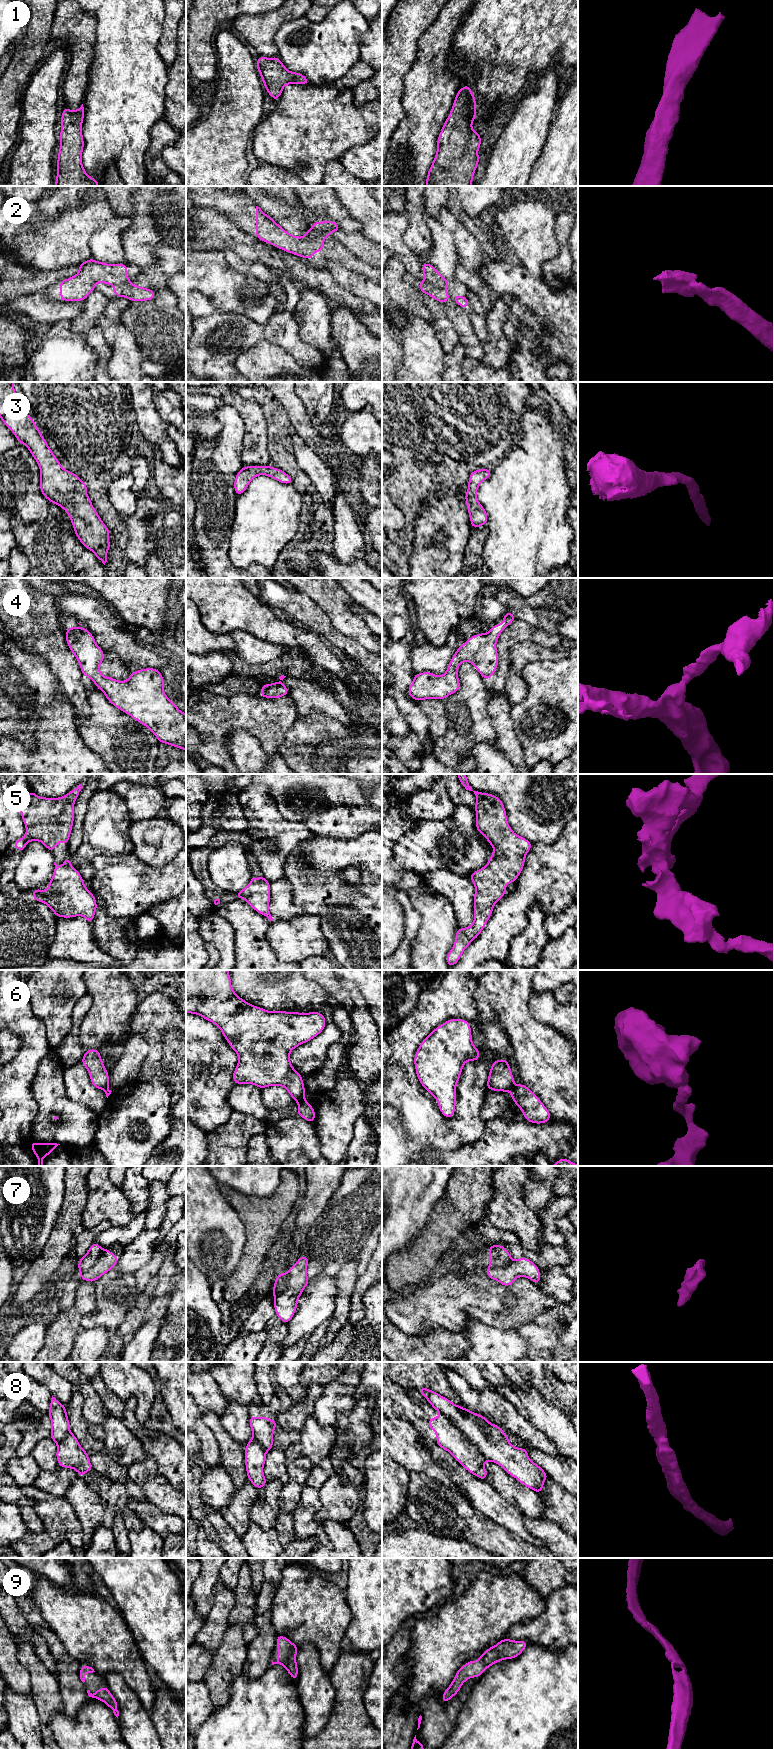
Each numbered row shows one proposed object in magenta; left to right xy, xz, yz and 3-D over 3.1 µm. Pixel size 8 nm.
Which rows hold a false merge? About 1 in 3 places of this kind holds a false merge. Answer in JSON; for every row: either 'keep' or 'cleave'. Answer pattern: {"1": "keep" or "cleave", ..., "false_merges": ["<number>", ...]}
{"1": "keep", "2": "cleave", "3": "keep", "4": "keep", "5": "keep", "6": "cleave", "7": "cleave", "8": "cleave", "9": "keep", "false_merges": ["2", "6", "7", "8"]}

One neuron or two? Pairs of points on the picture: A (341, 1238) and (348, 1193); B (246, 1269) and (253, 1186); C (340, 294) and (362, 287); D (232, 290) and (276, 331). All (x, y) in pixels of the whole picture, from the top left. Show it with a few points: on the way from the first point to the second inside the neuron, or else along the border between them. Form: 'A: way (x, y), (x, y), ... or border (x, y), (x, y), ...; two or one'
A: way (343, 1227), (348, 1220), (348, 1204); one
B: border (230, 1186), (257, 1196), (270, 1196), (275, 1191); two
C: border (332, 276), (342, 286), (371, 302); two
D: border (276, 311), (265, 323), (256, 323), (243, 316); two

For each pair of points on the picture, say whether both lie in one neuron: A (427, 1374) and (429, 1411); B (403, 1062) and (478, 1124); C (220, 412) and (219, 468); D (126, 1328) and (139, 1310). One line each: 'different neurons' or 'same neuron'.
A: different neurons
B: same neuron
C: same neuron
D: same neuron

